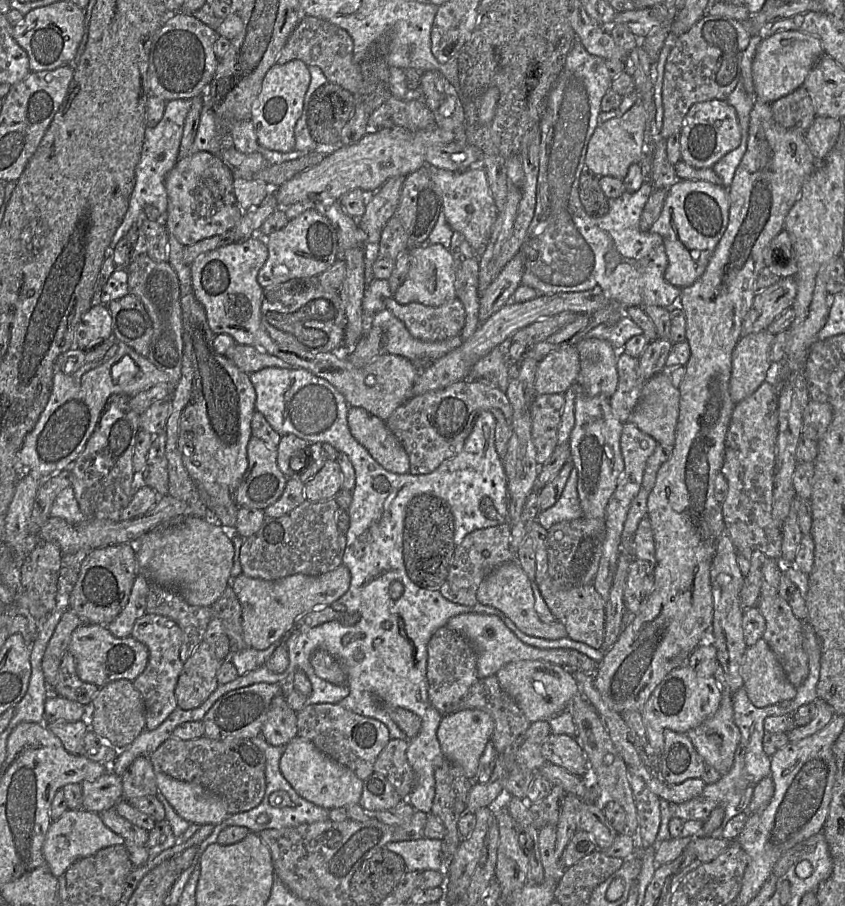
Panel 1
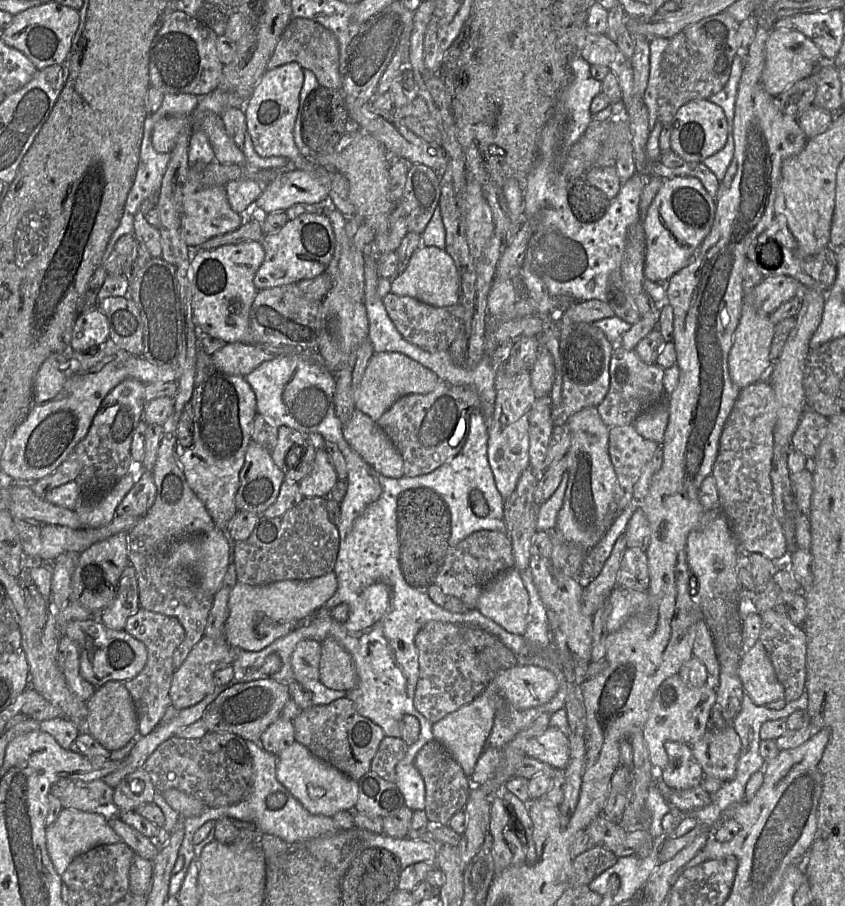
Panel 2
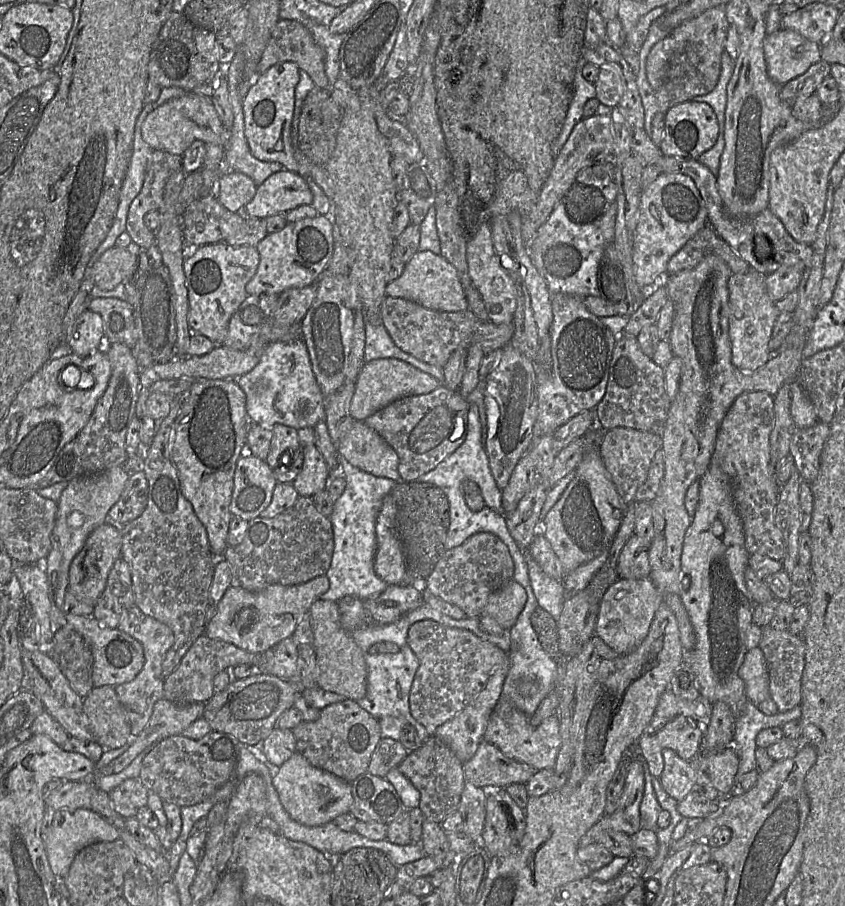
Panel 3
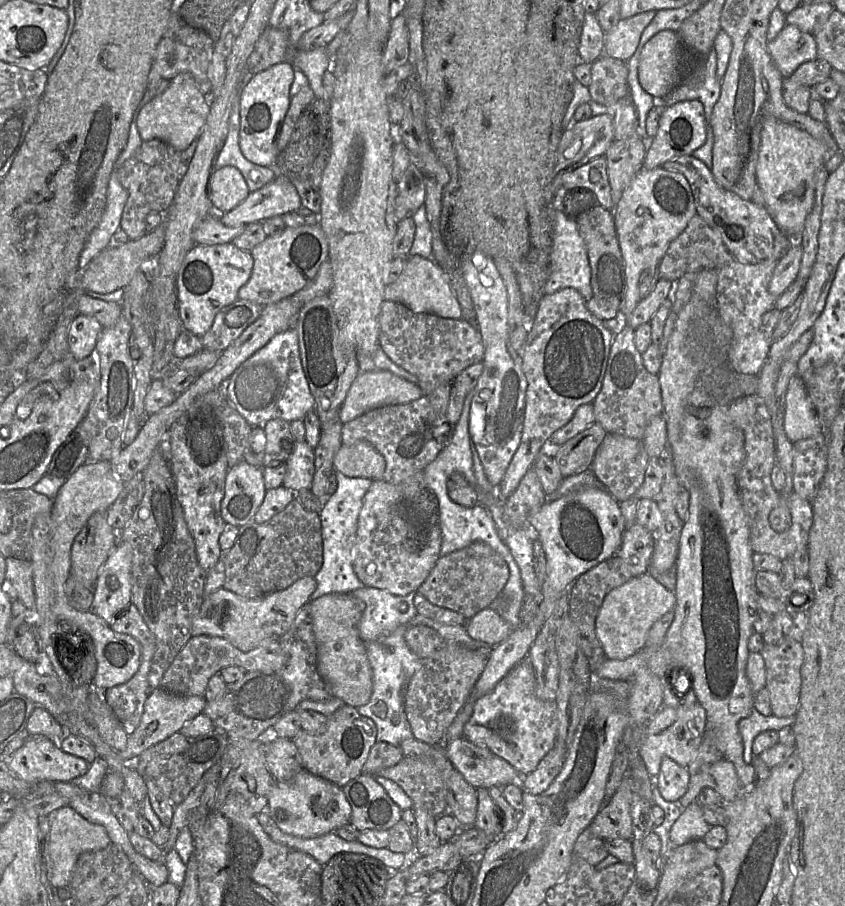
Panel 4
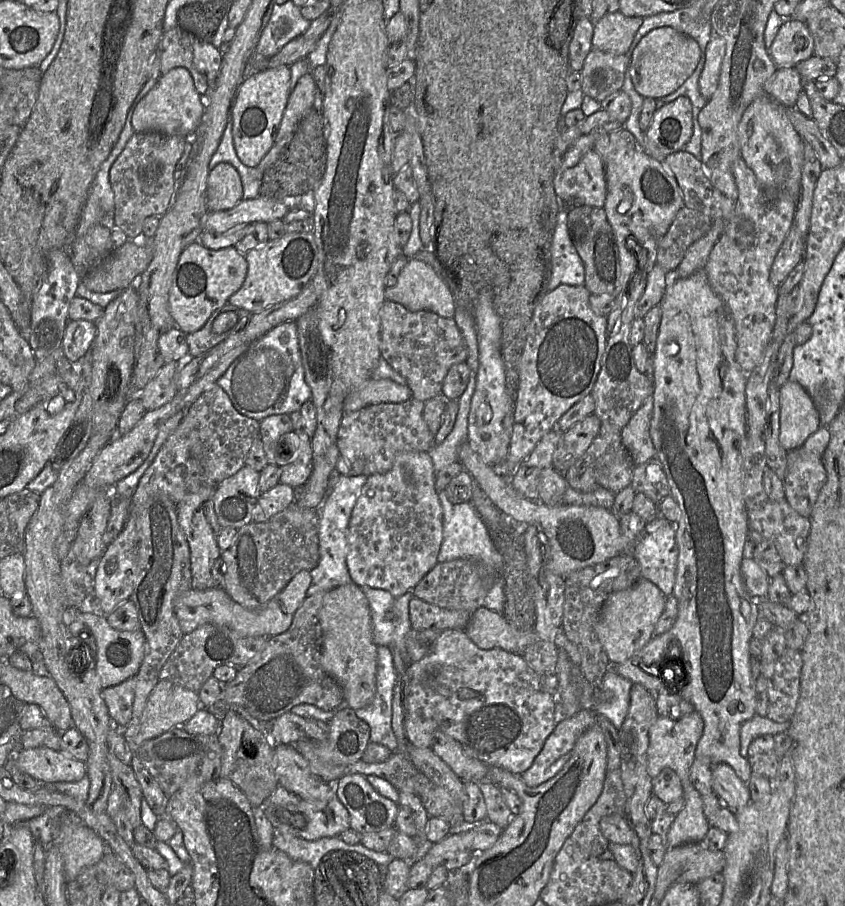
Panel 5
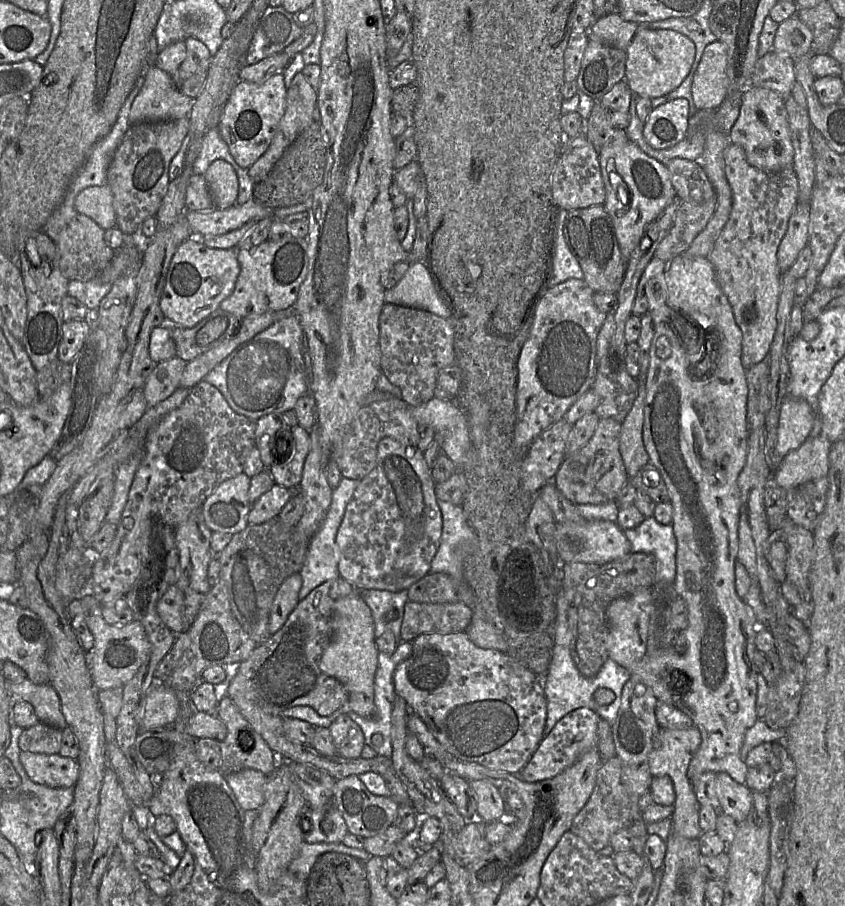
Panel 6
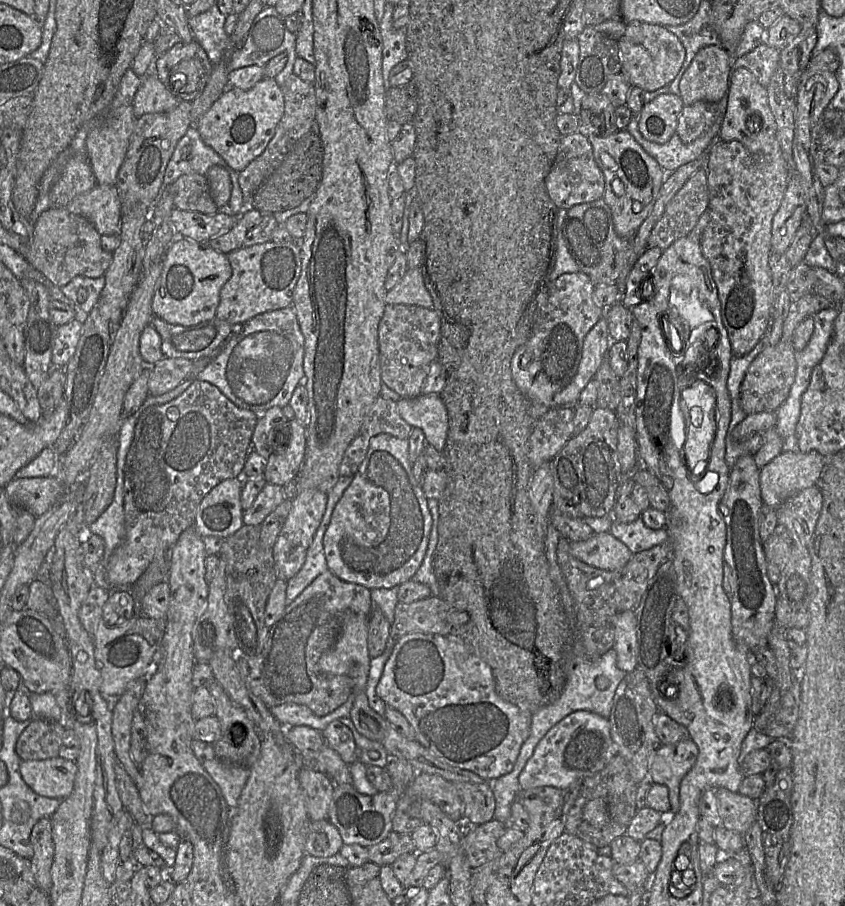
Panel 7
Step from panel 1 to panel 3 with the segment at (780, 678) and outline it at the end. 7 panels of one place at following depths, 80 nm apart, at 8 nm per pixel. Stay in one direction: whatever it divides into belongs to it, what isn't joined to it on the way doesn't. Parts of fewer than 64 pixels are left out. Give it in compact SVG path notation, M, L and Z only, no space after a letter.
M759 646L748 650L739 669L739 675L745 683L746 695L749 701L759 705L770 697L768 665Z

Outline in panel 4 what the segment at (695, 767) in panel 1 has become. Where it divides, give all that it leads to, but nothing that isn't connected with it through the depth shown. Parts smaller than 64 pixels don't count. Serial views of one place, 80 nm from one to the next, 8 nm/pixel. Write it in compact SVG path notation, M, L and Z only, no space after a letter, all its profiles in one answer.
M664 757L655 782L662 797L669 802L678 802L687 792L691 774L669 757Z

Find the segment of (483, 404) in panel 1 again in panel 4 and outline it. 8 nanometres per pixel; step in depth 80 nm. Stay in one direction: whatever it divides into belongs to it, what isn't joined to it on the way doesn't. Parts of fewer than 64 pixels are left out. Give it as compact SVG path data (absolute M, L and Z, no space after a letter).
M422 396L405 404L375 408L344 423L342 445L351 445L358 441L369 442L385 459L382 480L398 484L418 472L423 472L437 458L449 443L453 427L445 413L436 412L429 398Z

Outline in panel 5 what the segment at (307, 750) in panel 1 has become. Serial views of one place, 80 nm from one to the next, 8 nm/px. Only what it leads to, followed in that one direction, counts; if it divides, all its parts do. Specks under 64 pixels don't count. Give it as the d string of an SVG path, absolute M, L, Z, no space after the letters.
M335 785L324 797L304 800L284 787L278 786L268 798L264 812L270 819L271 824L281 834L292 832L294 836L308 841L314 841L323 837L336 837L350 828L349 813L336 795Z

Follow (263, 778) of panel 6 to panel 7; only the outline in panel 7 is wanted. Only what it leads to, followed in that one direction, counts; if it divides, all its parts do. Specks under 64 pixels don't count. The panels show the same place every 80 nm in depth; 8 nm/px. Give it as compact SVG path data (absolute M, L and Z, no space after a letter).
M217 757L203 762L202 765L219 785L227 804L236 808L250 775L249 765L234 765Z

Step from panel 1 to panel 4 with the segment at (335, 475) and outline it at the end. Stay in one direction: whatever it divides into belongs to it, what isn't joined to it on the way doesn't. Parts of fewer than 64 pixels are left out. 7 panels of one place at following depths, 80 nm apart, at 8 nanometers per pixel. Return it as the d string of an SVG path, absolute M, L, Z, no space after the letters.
M295 441L293 452L286 463L282 486L298 492L310 489L315 473L315 454L307 441Z

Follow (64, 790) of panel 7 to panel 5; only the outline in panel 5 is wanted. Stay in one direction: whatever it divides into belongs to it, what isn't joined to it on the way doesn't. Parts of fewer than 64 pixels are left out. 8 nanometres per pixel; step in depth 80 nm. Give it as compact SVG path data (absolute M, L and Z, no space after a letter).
M47 747L22 750L16 764L33 779L47 783L76 782L86 775L85 762Z

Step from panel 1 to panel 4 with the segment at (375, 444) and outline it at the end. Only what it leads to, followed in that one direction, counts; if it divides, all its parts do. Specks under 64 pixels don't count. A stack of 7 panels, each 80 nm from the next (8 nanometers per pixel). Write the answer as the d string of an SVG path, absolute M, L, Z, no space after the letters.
M367 441L341 445L334 458L334 468L348 477L382 480L386 462L384 457Z

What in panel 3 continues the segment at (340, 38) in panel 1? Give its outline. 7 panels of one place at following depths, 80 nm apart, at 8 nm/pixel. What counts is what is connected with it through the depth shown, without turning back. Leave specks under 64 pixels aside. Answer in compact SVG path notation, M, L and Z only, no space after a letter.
M279 20L274 27L267 47L257 65L257 74L266 72L270 67L283 62L293 62L305 71L315 86L329 89L329 80L325 72L325 51L315 42L311 33L301 23L294 20Z

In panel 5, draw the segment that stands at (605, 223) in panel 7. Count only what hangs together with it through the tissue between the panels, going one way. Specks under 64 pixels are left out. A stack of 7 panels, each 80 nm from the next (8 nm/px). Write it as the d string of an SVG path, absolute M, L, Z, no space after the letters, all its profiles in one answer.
M570 206L567 208L567 229L585 268L585 287L593 295L621 296L624 293L619 250L604 208Z

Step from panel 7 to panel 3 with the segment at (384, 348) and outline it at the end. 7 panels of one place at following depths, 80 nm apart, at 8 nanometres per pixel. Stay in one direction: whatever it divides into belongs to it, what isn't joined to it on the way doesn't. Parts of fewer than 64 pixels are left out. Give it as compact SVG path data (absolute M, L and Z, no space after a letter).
M385 296L381 304L381 321L398 348L422 362L442 368L460 345L477 343L485 355L509 344L514 333L511 323L497 325L480 321L468 308L458 312L441 312L389 296Z

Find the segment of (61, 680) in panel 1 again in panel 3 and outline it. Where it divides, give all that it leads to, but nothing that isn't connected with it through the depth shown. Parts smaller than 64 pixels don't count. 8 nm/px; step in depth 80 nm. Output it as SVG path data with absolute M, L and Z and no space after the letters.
M56 627L51 656L58 663L72 689L82 698L93 689L93 655L81 634L69 627Z

